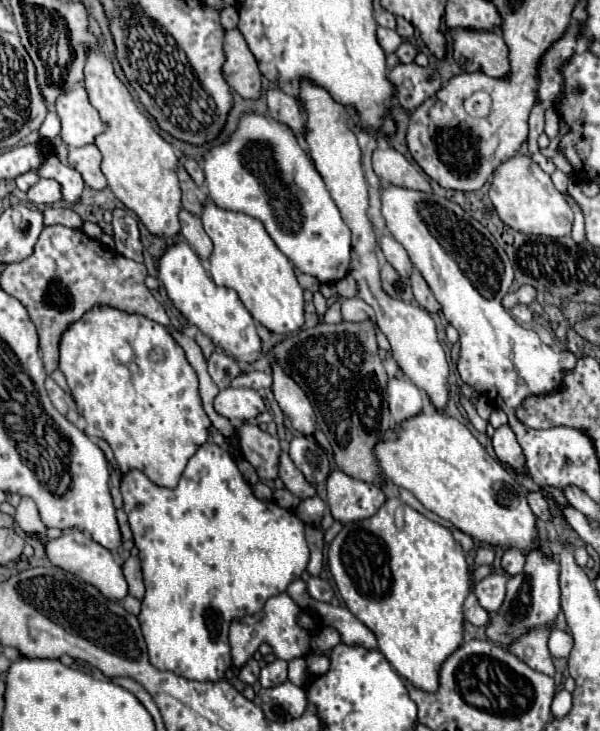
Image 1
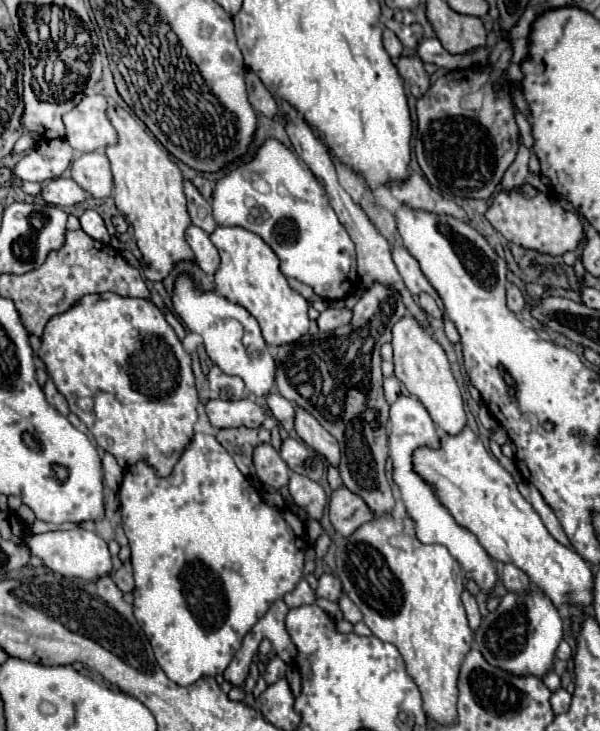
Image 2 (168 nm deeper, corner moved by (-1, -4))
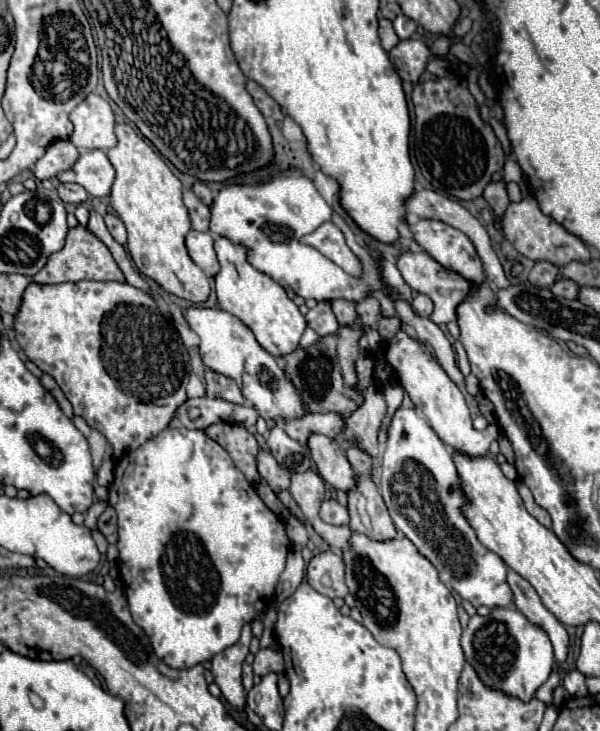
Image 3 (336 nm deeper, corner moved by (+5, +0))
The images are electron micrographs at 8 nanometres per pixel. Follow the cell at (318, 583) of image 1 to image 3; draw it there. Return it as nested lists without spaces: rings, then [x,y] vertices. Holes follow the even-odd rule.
[[[332,550],[316,554],[308,564],[308,584],[328,598],[344,598],[348,588],[344,584],[344,562],[340,554]]]

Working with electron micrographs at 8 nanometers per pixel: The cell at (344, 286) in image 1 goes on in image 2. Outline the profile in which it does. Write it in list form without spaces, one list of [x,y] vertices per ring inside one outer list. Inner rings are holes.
[[[374,282],[364,288],[354,306],[352,332],[336,328],[332,332],[304,334],[296,342],[278,346],[276,388],[290,402],[308,410],[340,444],[340,476],[344,486],[362,496],[370,510],[380,516],[394,508],[394,492],[386,478],[388,458],[388,410],[382,388],[380,346],[392,340],[392,326],[408,310],[396,290]]]

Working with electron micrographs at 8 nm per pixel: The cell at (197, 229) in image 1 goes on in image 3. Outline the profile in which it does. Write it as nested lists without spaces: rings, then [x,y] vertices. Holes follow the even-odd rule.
[[[190,230],[186,236],[186,248],[190,258],[204,270],[206,276],[216,276],[220,270],[216,252],[214,252],[214,236],[210,232]]]

